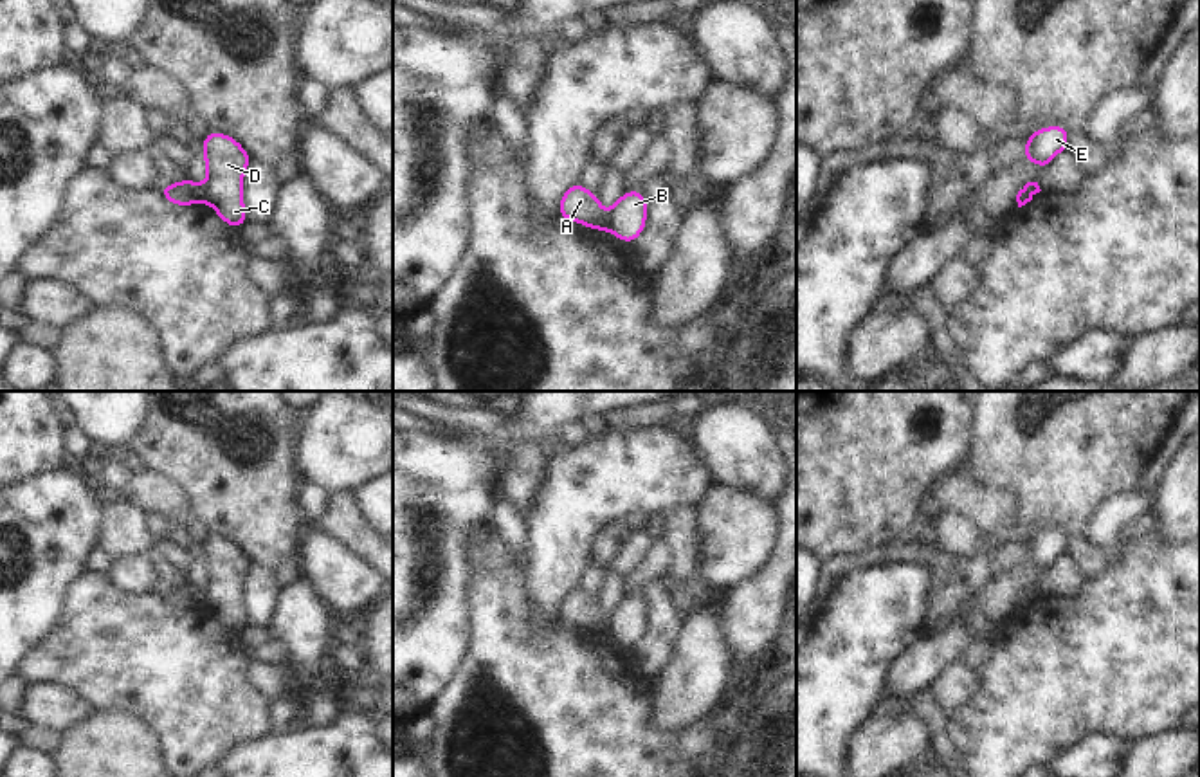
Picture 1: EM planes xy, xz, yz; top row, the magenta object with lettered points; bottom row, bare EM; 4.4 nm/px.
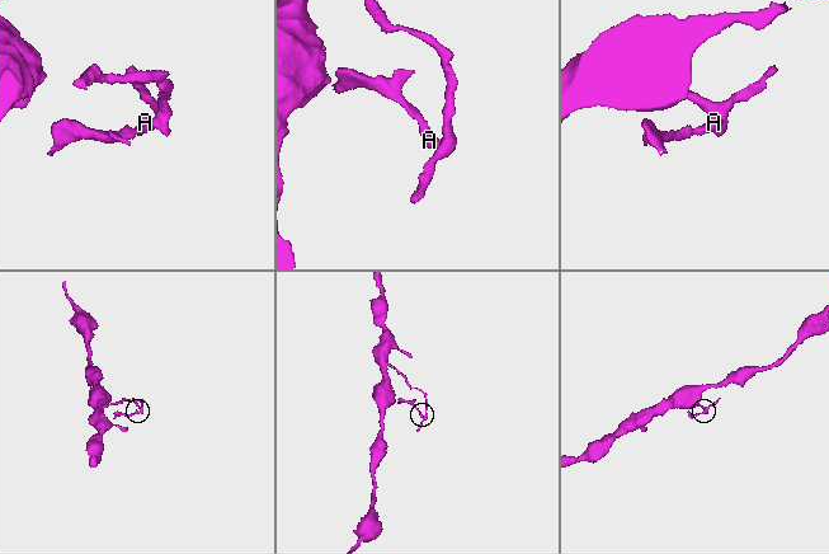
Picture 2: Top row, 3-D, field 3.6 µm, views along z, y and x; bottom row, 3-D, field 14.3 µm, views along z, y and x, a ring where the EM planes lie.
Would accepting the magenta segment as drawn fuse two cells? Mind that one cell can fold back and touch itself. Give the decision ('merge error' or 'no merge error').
merge error

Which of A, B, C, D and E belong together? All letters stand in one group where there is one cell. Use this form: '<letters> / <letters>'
A / B C D E

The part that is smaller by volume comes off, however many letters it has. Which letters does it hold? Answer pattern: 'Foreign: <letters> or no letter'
Foreign: A

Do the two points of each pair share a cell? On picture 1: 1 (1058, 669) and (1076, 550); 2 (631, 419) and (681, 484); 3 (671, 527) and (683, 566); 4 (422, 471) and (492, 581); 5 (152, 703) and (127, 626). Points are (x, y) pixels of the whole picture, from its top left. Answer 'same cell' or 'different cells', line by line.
1: different cells
2: different cells
3: same cell
4: different cells
5: same cell

